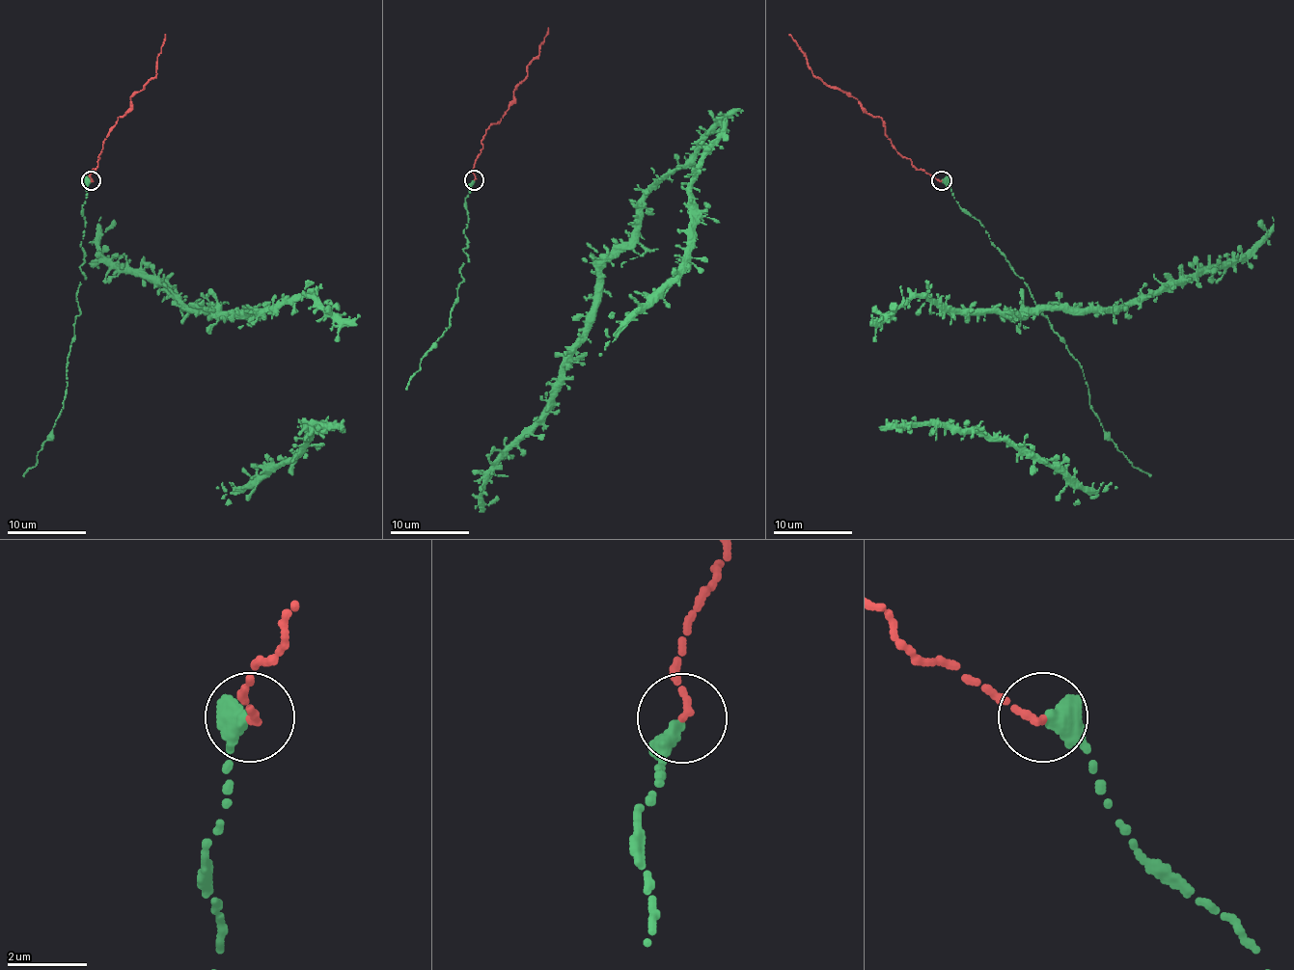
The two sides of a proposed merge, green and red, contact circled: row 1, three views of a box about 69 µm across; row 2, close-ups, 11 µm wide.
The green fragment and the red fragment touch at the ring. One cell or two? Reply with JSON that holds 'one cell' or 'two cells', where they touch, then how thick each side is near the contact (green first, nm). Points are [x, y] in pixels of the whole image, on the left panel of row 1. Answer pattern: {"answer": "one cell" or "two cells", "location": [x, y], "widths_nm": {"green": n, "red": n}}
{"answer": "one cell", "location": [91, 180], "widths_nm": {"green": 460, "red": 170}}

